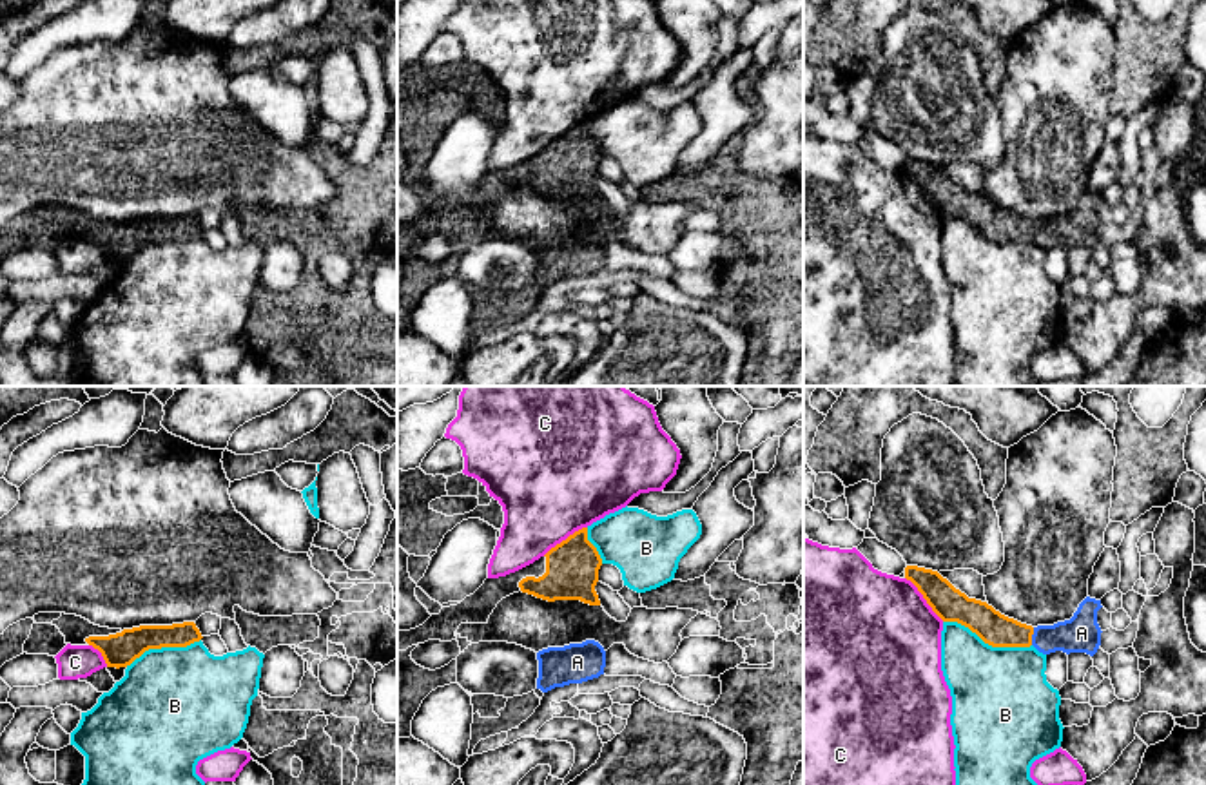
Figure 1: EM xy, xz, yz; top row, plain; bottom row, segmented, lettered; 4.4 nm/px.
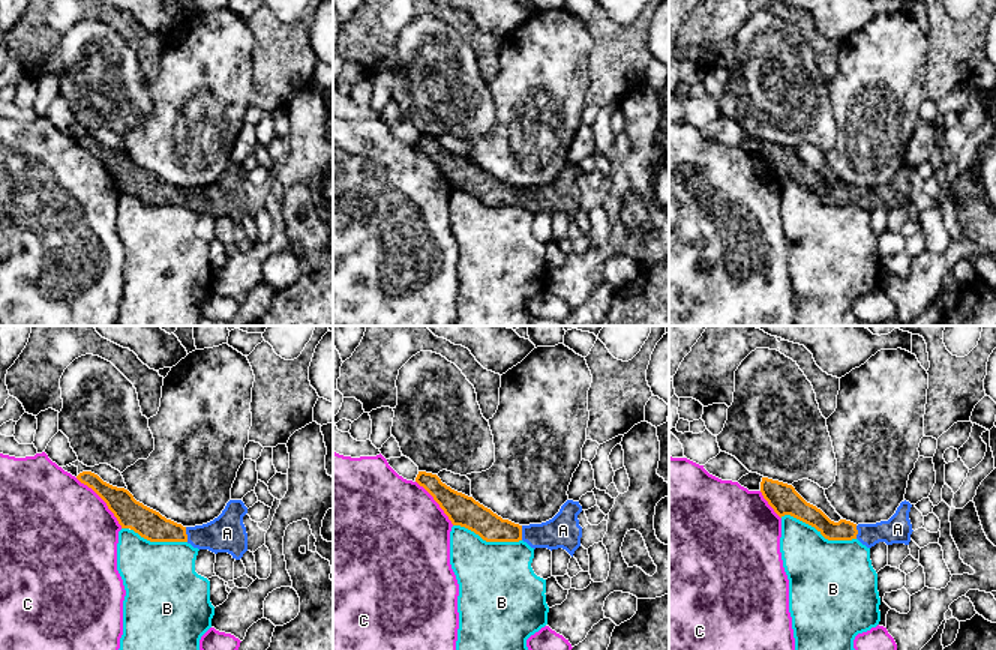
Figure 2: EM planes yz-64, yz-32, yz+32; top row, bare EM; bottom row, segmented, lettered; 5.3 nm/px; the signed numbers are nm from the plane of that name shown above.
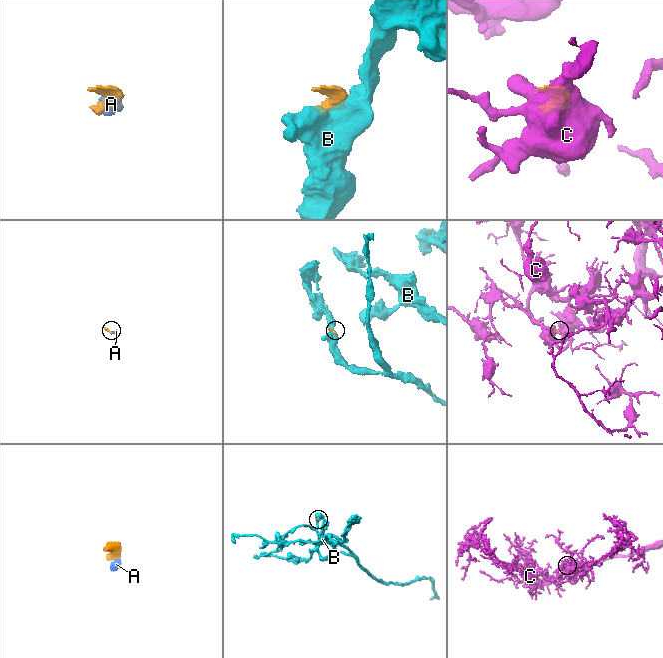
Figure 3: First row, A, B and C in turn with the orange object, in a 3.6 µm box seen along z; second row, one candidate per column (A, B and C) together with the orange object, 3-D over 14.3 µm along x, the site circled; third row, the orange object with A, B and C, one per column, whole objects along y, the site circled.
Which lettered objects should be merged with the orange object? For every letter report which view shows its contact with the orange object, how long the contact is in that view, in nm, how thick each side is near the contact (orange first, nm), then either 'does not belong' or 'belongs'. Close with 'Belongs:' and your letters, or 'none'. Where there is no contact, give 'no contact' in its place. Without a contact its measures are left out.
A: contact in yz; length 80 nm; calibres 150 and 170 nm; belongs
B: contact in yz; length 400 nm; calibres 150 and 440 nm; does not belong
C: contact in yz; length 260 nm; calibres 150 and 500 nm; does not belong
Belongs: A

